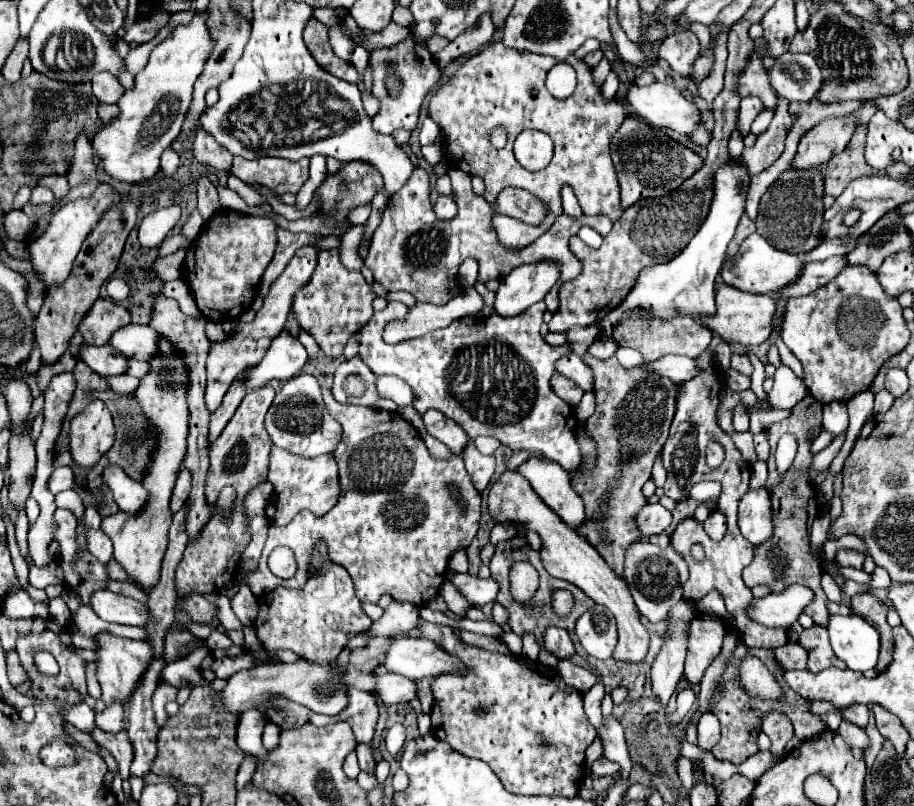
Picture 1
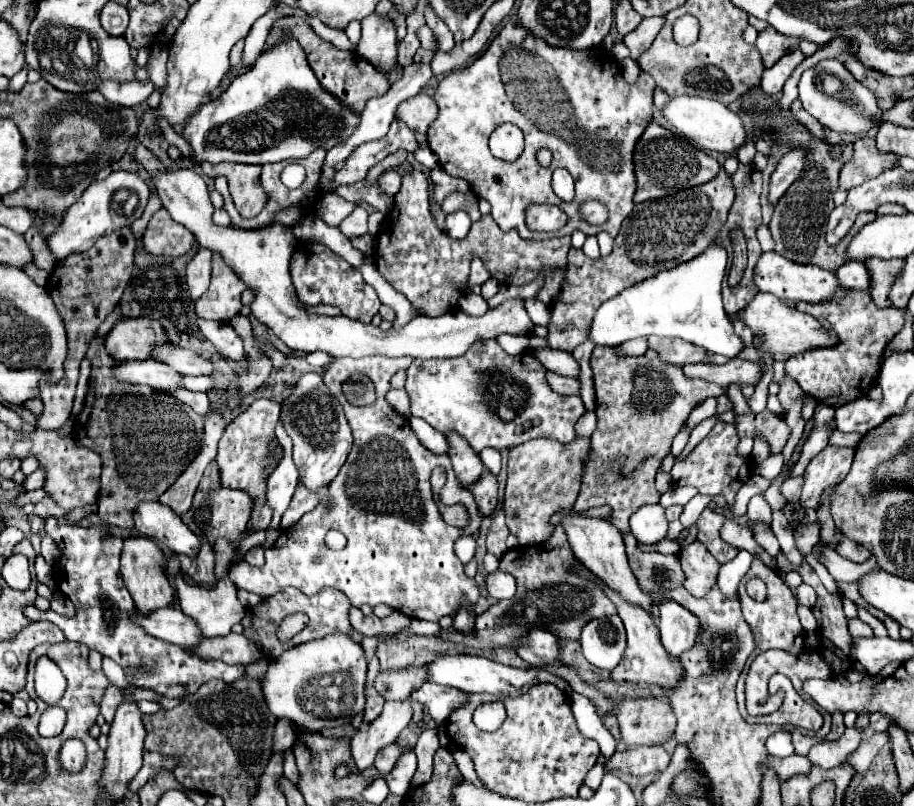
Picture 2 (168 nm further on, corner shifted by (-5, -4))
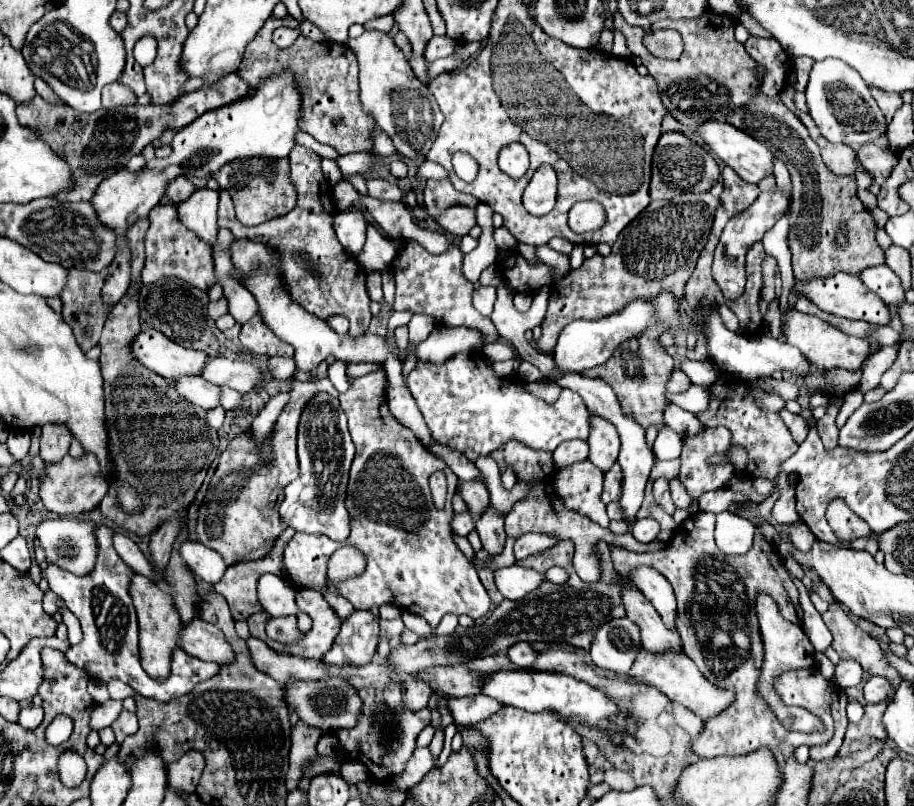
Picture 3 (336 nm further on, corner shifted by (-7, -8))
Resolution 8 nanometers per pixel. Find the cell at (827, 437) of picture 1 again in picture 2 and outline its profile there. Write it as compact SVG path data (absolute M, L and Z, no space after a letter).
M804 474L796 478L788 477L780 488L787 501L799 501L804 483Z

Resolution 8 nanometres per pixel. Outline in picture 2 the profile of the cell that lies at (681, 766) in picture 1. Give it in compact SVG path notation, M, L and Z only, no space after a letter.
M631 747L627 751L615 751L615 755L605 763L607 769L623 771L635 777L649 775L653 771L665 771L671 761L671 755L665 751L665 747Z

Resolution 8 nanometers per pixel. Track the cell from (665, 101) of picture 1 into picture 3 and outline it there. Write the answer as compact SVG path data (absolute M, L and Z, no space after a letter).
M705 121L705 123L701 123L697 127L697 135L701 137L703 143L707 143L707 147L711 149L711 153L715 157L719 157L731 169L735 169L749 183L759 183L765 175L771 175L773 173L771 165L773 165L775 155L761 141L749 137L741 129L729 125L727 121Z

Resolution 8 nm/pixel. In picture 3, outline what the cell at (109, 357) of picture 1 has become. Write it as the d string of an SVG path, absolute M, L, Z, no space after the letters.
M179 377L173 381L173 389L177 389L177 393L181 393L181 397L185 397L189 403L203 409L219 405L219 387L205 381L203 377Z

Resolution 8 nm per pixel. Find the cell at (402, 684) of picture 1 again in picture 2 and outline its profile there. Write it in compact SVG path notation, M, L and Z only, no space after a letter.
M425 683L415 691L415 695L411 695L411 701L423 703L429 715L437 721L437 725L441 725L455 709L467 705L469 697L461 689L451 689L437 683Z

